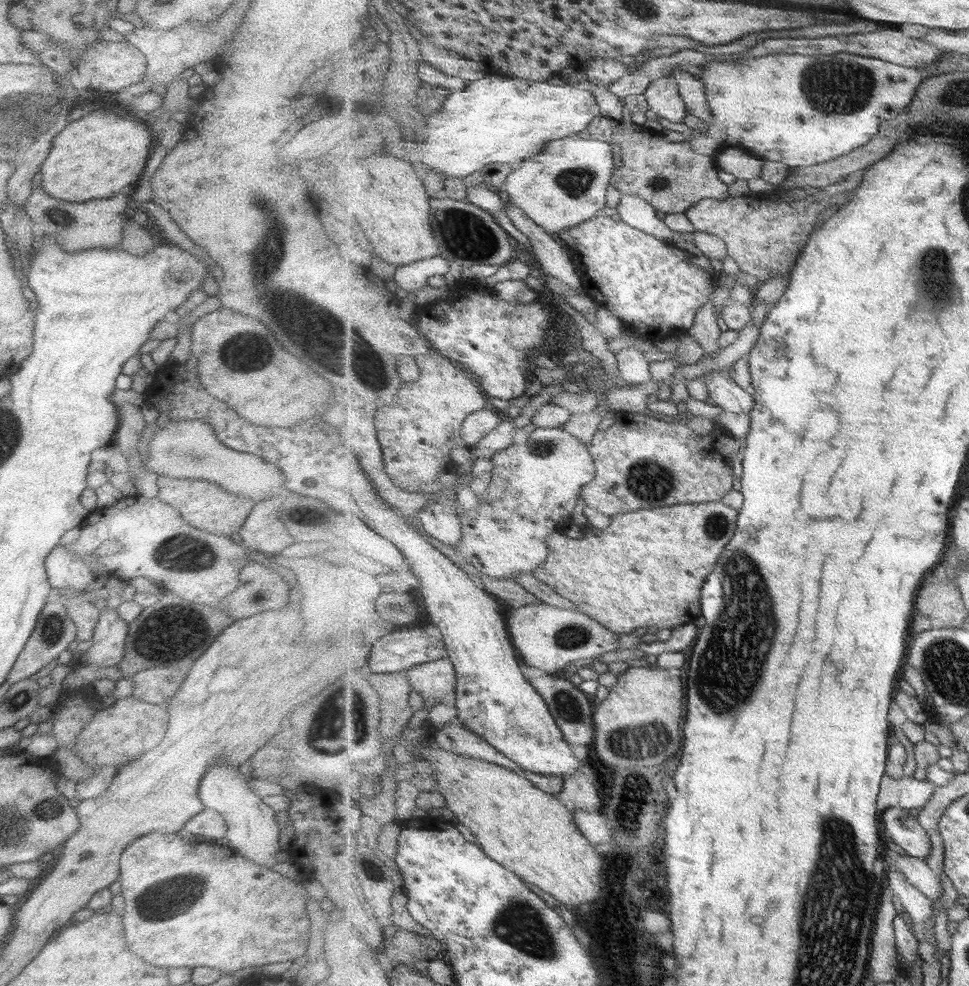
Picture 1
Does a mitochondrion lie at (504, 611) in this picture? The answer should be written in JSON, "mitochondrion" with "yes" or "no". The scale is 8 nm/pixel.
{"mitochondrion":"no"}

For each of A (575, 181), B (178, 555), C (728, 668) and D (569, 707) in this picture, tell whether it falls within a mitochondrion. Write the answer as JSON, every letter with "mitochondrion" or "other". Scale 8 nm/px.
{"A":"mitochondrion","B":"mitochondrion","C":"mitochondrion","D":"mitochondrion"}

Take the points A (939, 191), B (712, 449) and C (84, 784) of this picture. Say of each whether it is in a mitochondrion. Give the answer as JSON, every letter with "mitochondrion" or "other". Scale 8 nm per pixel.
{"A":"other","B":"other","C":"other"}

